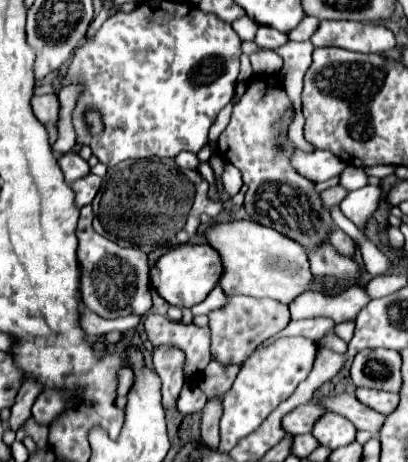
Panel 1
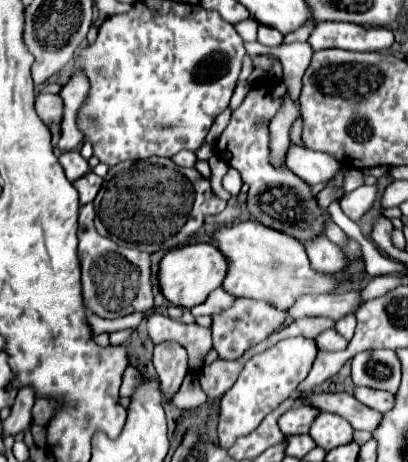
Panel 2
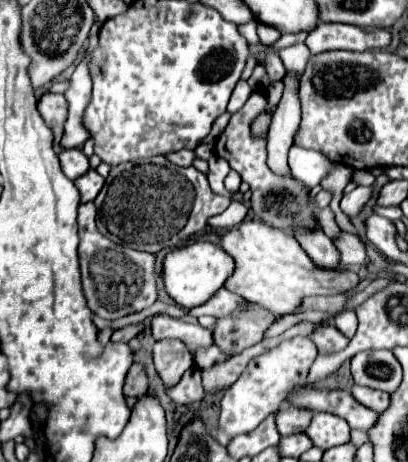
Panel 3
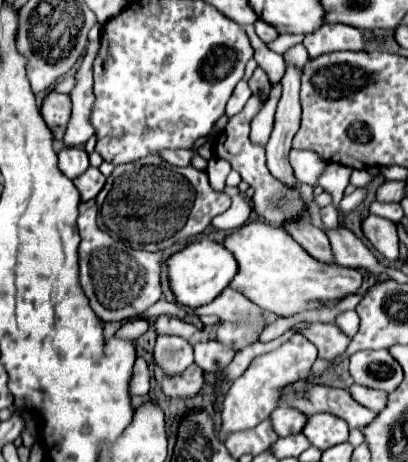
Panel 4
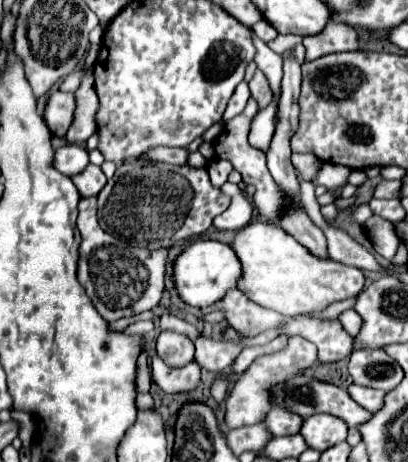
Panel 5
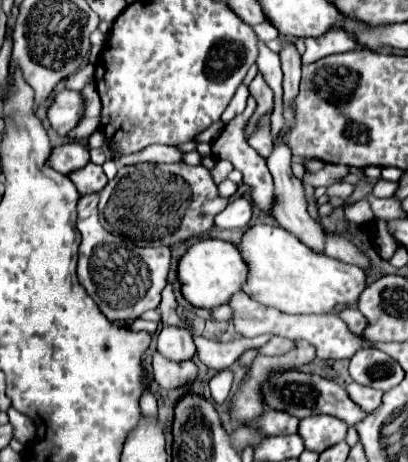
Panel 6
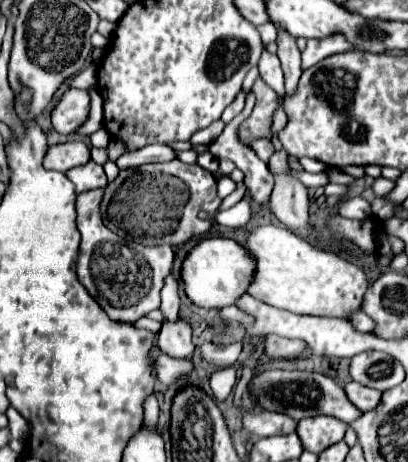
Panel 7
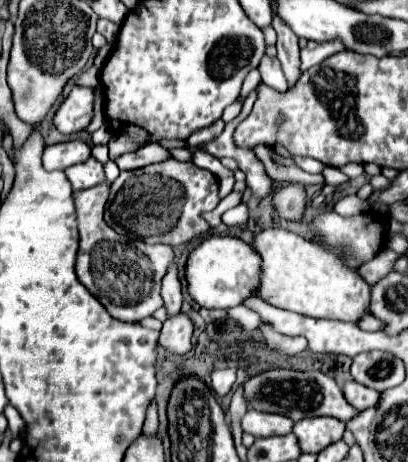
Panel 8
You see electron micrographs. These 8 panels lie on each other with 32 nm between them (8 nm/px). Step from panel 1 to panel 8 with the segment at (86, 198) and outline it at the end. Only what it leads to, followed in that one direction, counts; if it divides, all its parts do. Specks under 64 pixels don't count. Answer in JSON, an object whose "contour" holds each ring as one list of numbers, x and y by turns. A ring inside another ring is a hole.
{"contour":[[90,156,86,162,82,164,76,164,76,166,70,166,64,170,72,188,74,190,82,190,82,188,90,188,90,186,96,186,100,182,106,180,104,176,104,170,102,170,102,164]]}

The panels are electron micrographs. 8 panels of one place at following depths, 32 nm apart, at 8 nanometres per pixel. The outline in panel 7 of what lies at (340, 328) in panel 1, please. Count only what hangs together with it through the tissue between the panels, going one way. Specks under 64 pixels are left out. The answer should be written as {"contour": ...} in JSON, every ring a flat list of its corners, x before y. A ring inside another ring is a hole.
{"contour":[[360,312,358,318,352,318,350,322,352,322,352,326,354,326,356,330,362,330,362,332,372,332,374,326,376,326,376,322,374,322,368,314,364,314,364,312]]}

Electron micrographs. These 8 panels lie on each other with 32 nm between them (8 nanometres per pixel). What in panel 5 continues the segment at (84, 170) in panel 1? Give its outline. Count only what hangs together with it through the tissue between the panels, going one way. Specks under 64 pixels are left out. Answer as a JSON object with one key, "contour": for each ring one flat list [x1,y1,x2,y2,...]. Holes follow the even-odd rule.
{"contour":[[66,144,54,152,54,168,66,176,78,174,88,166,88,150,80,144]]}

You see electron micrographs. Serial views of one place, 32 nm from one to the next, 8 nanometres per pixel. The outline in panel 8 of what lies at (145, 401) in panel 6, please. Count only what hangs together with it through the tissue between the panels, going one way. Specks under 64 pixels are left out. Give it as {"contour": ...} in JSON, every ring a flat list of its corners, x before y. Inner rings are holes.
{"contour":[[152,402,152,404,150,404,150,408,148,408,148,416,146,416,146,422,144,422,144,432,146,432,146,436,156,436,156,432,158,432,156,402]]}

